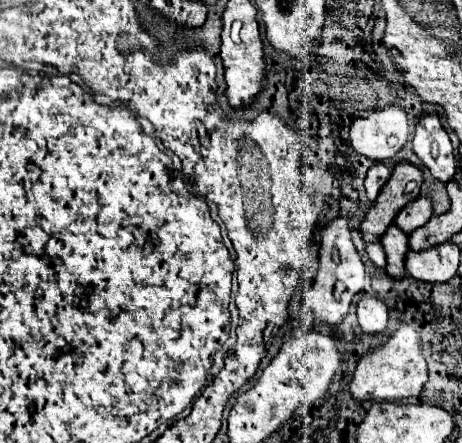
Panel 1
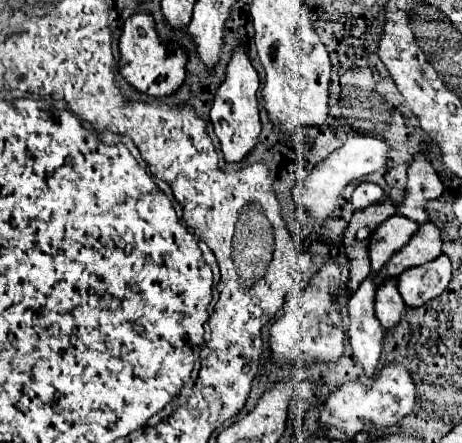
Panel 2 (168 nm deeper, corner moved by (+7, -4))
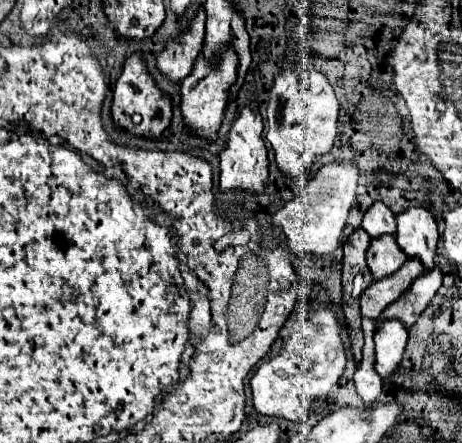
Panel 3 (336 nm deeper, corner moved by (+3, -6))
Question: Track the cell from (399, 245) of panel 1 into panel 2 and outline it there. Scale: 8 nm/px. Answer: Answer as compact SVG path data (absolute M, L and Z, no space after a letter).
M385 278L377 286L375 294L375 312L383 328L391 328L401 320L405 302L401 300L401 294L397 292L397 278Z

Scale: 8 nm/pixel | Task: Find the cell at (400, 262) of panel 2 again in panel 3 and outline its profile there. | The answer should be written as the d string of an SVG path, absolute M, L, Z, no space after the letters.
M405 262L397 272L393 272L389 278L383 278L381 282L373 282L367 290L361 294L361 316L363 318L379 318L385 306L395 302L411 284L413 278L423 274L421 262Z

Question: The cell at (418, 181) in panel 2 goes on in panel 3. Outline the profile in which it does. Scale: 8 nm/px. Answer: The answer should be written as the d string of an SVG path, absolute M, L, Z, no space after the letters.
M413 206L397 216L397 244L407 258L417 258L423 264L423 272L435 268L437 250L437 224L429 208Z

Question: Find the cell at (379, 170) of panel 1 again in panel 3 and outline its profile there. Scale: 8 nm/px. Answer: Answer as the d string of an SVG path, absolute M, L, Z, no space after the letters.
M375 202L363 218L363 230L371 236L383 236L383 234L395 234L395 214L383 204L383 202Z

